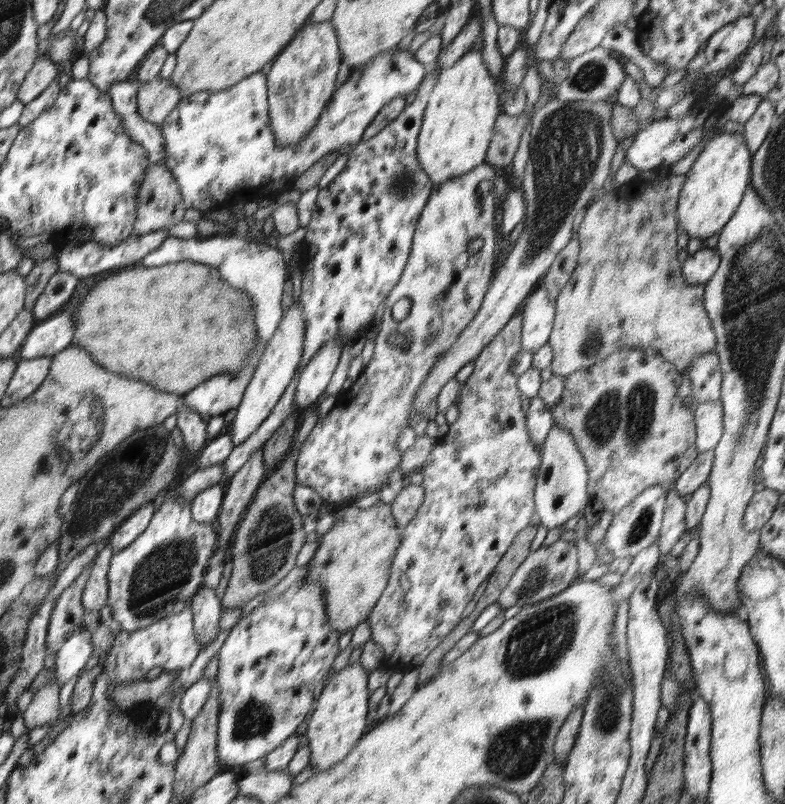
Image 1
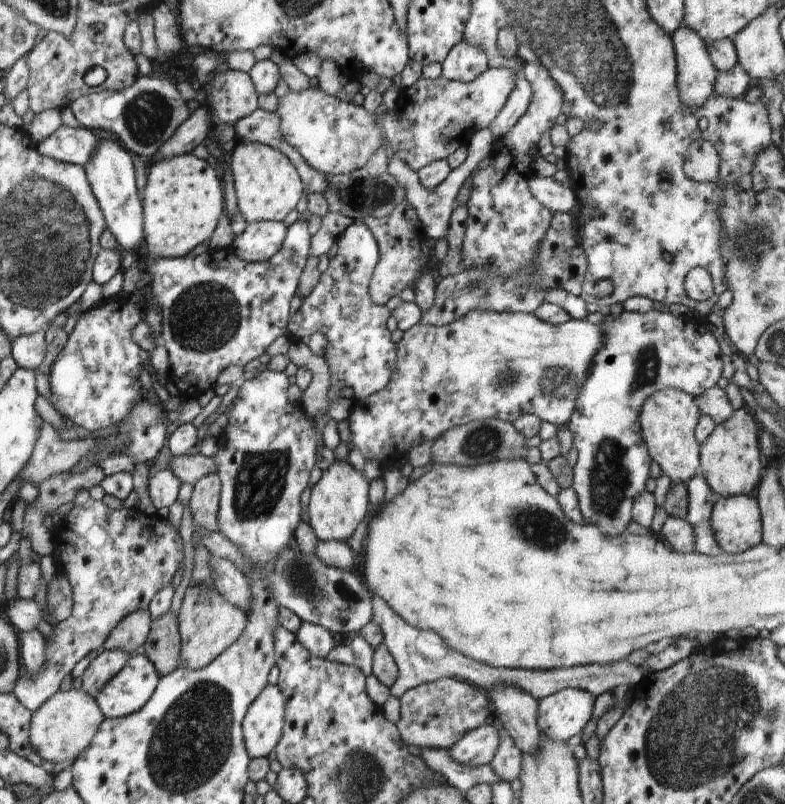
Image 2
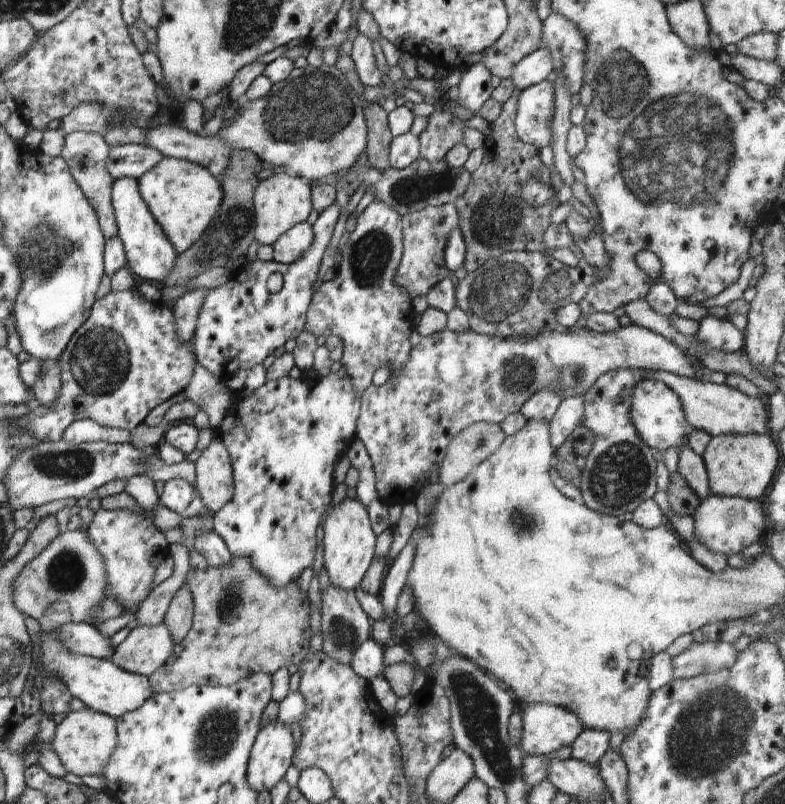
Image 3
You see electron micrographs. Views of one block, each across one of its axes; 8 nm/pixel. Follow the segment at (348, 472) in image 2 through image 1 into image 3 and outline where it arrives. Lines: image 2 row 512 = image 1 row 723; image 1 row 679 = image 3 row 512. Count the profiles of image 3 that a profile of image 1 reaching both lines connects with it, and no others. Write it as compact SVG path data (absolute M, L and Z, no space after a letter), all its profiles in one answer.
M344 498L342 502L333 505L323 522L323 566L328 572L332 586L342 590L354 591L360 586L367 568L370 568L375 556L376 538L370 526L370 517L366 507L357 498Z

